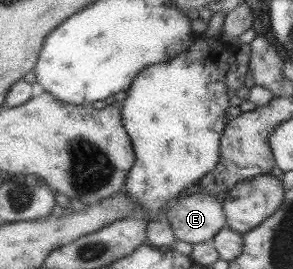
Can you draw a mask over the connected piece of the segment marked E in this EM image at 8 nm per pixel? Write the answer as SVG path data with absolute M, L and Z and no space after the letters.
M203 192L179 197L163 216L176 240L191 245L211 241L217 231L226 226L222 204Z

